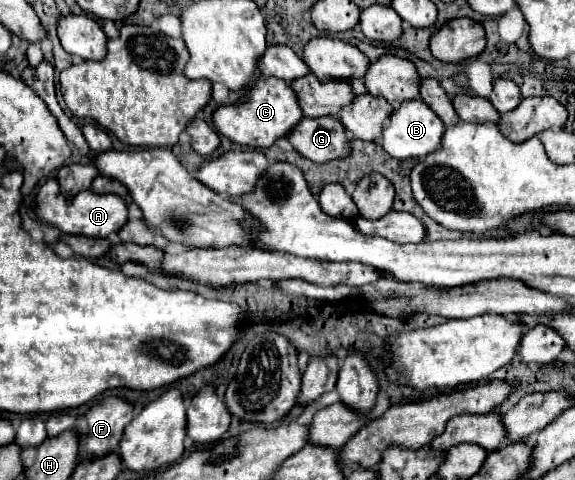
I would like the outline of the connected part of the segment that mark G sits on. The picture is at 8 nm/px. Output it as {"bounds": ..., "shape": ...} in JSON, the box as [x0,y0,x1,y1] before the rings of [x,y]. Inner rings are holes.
{"bounds":[286,117,350,163],"shape":[[[338,117],[302,119],[286,137],[300,155],[318,163],[346,157],[350,149],[346,129]]]}

